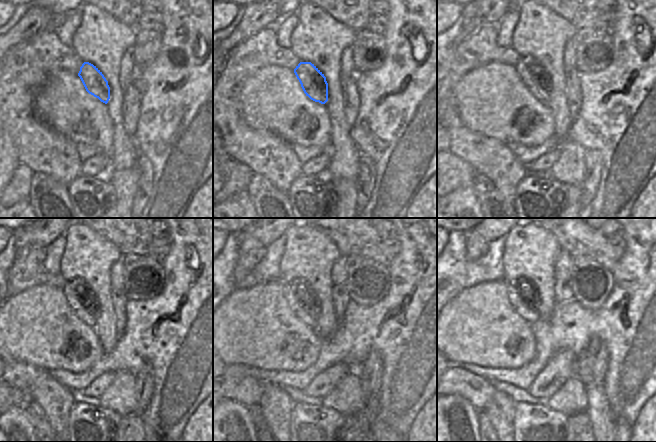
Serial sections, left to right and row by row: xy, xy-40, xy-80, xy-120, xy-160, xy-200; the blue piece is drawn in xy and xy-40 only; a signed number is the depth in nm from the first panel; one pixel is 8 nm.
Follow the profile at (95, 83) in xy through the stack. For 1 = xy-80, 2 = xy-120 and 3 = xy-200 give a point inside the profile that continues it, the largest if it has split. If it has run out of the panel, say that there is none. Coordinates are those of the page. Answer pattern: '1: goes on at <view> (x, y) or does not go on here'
1: goes on at xy-80 (533, 77)
2: goes on at xy-120 (83, 302)
3: goes on at xy-200 (524, 308)

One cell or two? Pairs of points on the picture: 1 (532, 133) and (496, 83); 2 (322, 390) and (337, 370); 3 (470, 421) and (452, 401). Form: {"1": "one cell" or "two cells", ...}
{"1": "one cell", "2": "one cell", "3": "one cell"}

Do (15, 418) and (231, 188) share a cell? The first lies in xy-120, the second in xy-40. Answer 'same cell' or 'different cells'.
different cells

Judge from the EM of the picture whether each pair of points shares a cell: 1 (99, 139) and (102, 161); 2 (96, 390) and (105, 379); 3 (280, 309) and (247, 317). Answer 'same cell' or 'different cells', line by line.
1: different cells
2: same cell
3: same cell

